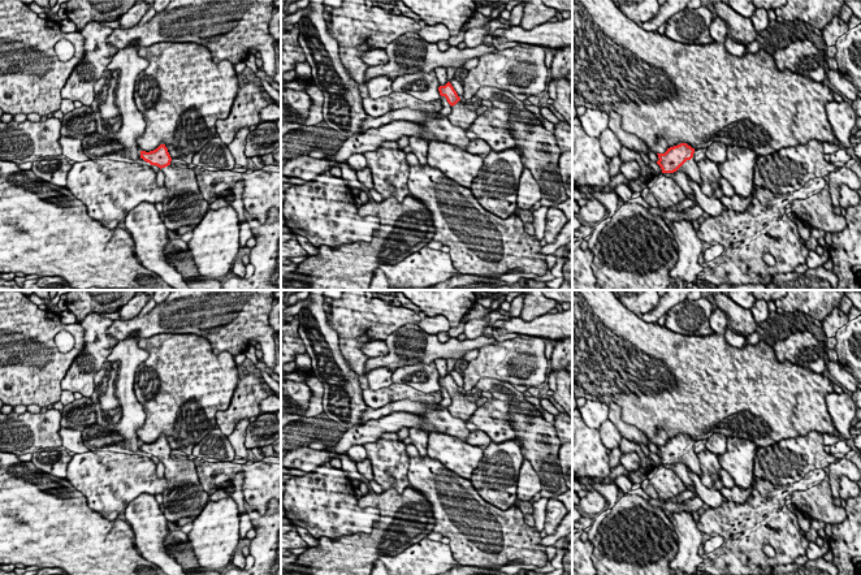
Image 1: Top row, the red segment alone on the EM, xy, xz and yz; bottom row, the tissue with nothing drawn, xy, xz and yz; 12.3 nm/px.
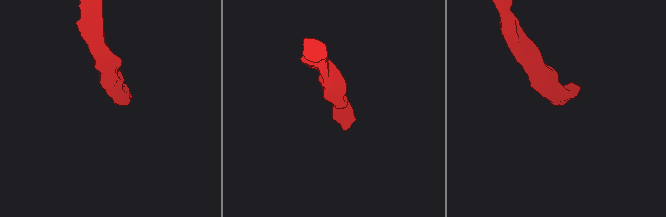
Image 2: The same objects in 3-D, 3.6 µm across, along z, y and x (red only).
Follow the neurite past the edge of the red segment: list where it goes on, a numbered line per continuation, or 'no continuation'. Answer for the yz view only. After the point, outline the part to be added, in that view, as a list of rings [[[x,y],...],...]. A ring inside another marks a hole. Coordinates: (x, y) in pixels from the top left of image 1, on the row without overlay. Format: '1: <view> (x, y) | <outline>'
1: yz (689, 459) | [[[693,450],[684,454],[678,462],[683,463],[687,468],[689,468],[696,475],[698,476],[702,475],[702,470],[700,467],[697,454]]]

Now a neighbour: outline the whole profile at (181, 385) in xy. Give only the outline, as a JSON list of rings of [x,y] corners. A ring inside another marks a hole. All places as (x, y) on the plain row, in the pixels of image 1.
[[[163,333],[151,338],[139,338],[138,345],[148,353],[148,358],[135,373],[134,392],[146,412],[146,421],[138,428],[137,436],[146,444],[164,436],[170,449],[179,449],[191,458],[194,446],[217,427],[216,412],[228,410],[230,406],[239,381],[234,356],[228,351],[213,354],[208,340],[189,333]]]

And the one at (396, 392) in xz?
[[[393,382],[391,385],[378,389],[362,390],[364,403],[371,408],[381,408],[397,401],[414,401],[424,405],[437,405],[442,401],[442,393],[421,393],[404,382]]]

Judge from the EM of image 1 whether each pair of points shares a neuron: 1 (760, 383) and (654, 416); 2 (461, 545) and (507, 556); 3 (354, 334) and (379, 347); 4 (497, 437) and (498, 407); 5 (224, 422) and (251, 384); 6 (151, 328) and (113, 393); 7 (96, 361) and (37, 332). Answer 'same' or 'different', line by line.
1: same
2: same
3: different
4: same
5: same
6: different
7: different

